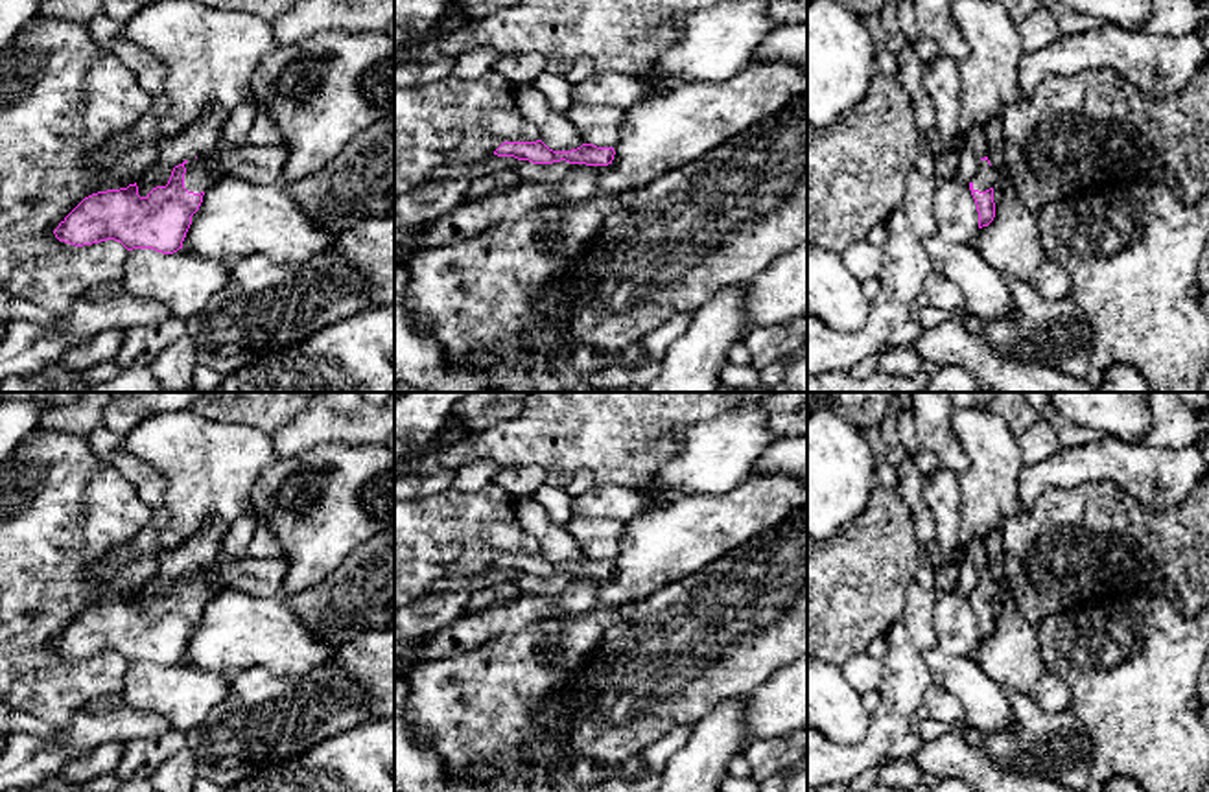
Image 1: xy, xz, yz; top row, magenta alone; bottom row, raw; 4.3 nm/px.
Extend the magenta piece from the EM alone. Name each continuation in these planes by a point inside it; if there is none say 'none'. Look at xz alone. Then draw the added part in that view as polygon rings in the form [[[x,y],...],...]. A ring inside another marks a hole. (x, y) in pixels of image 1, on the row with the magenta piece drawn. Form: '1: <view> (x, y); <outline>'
none

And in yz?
1: yz (986, 177); [[[979,160],[979,169],[973,182],[973,190],[986,192],[993,188],[1001,179],[1008,179],[1006,168],[995,169],[988,160]]]

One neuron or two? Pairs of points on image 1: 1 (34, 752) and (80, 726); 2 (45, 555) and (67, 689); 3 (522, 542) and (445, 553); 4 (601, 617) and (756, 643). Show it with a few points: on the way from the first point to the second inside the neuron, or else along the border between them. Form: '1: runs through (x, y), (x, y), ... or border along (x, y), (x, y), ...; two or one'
1: runs through (46, 752), (59, 752), (72, 739); one
2: runs through (45, 588), (46, 612), (39, 619), (39, 656); one
3: runs through (504, 542), (463, 542); one
4: border along (622, 610), (622, 617), (605, 632), (592, 656); two

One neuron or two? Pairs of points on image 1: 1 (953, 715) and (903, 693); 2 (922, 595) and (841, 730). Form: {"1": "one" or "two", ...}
{"1": "two", "2": "two"}

